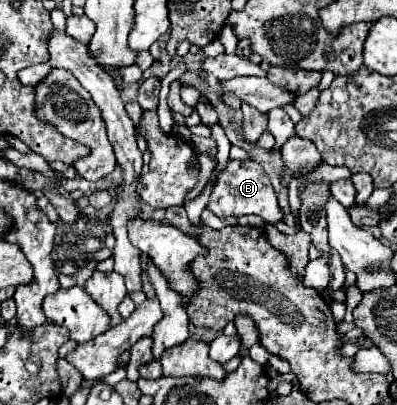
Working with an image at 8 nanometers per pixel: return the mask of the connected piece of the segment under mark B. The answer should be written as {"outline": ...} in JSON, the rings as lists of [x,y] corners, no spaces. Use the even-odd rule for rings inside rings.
{"outline":[[[230,160],[228,166],[218,174],[214,192],[208,202],[208,210],[214,212],[218,218],[230,218],[230,216],[242,216],[242,214],[258,214],[262,216],[268,224],[276,224],[284,220],[284,212],[278,206],[276,192],[272,188],[270,178],[262,170],[262,166],[254,160],[240,162],[240,160]]]}

